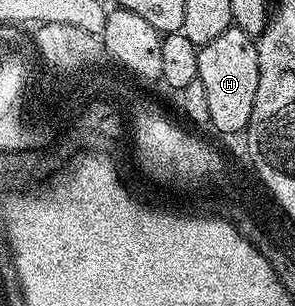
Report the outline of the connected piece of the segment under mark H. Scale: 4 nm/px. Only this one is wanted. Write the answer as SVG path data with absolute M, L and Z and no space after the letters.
M231 26L222 36L210 40L210 44L198 49L198 78L206 88L206 105L210 108L210 126L220 134L236 134L247 131L250 112L254 112L254 96L258 93L258 48L256 39L251 38L242 28Z

